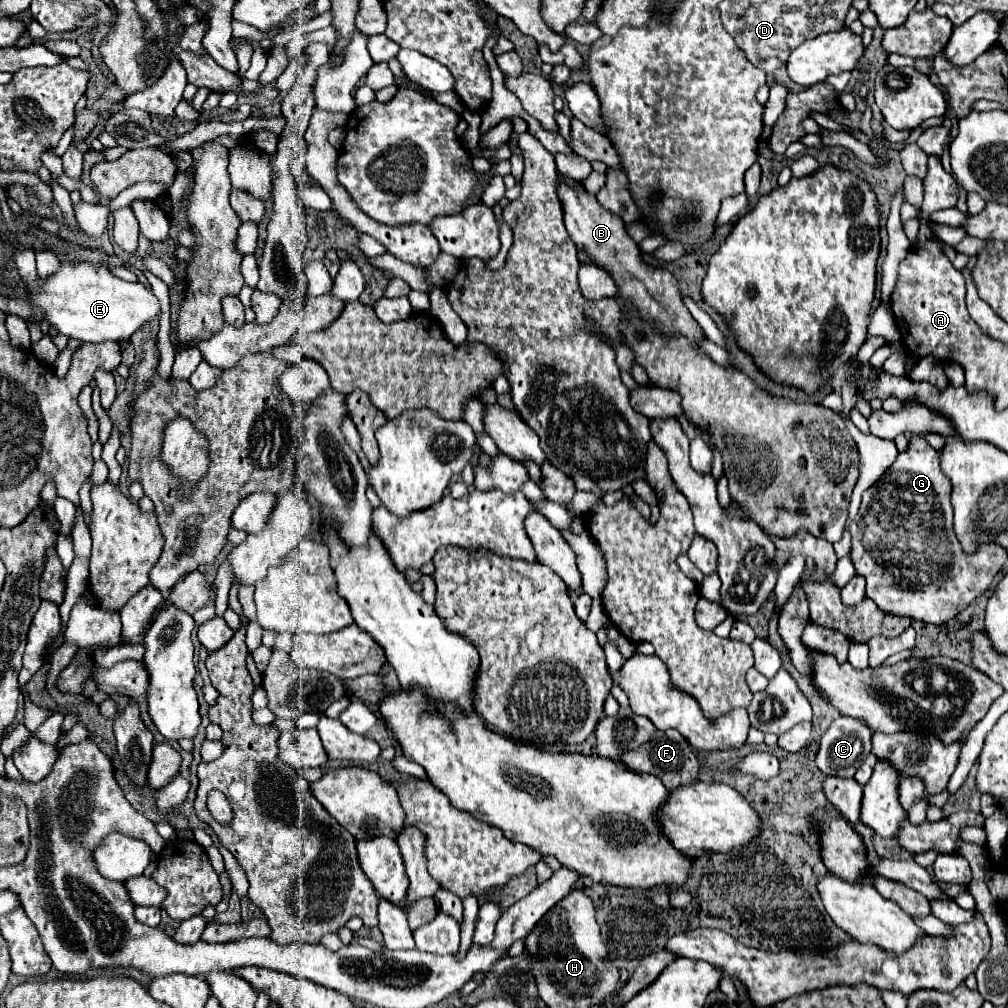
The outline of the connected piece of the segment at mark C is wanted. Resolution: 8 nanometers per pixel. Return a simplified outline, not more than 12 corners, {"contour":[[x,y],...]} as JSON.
{"contour":[[848,716],[824,732],[816,766],[854,778],[870,756],[872,732]]}

